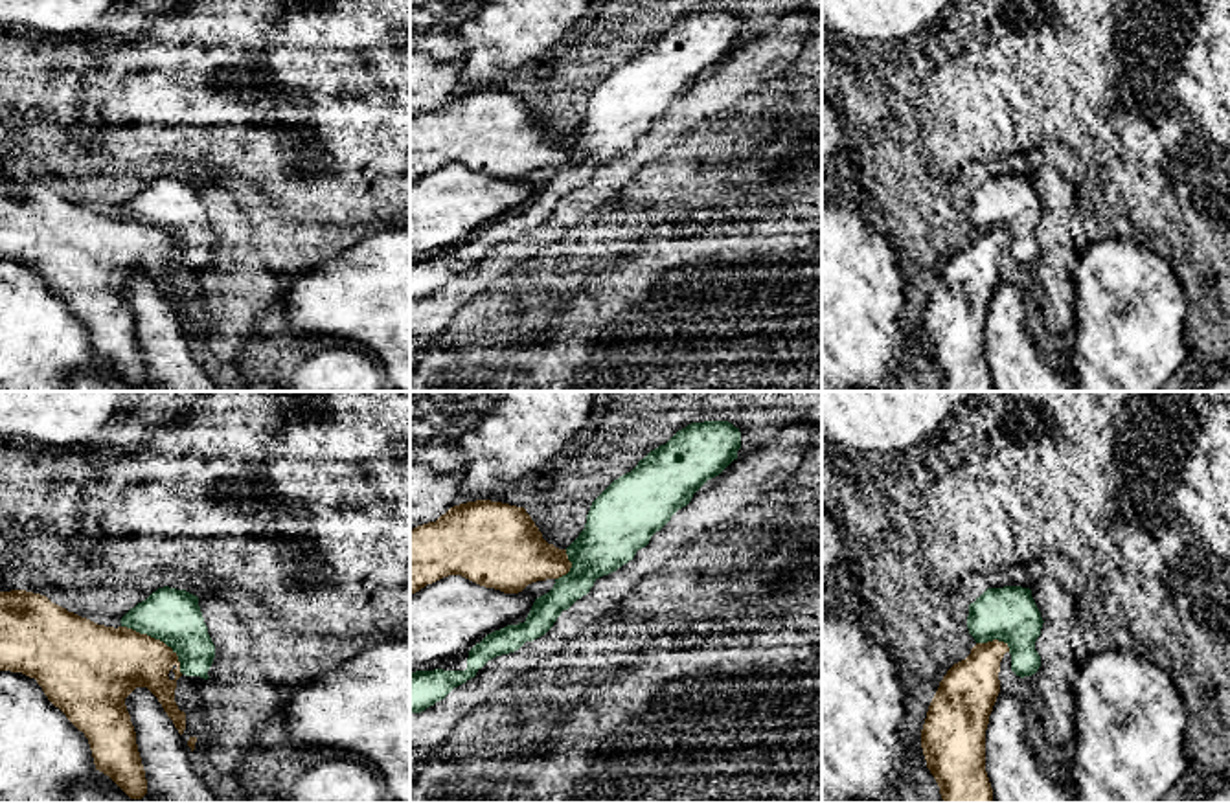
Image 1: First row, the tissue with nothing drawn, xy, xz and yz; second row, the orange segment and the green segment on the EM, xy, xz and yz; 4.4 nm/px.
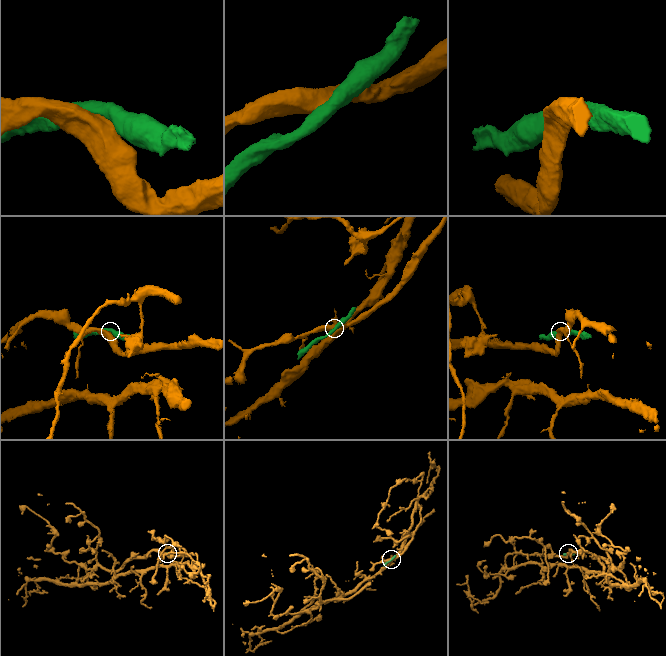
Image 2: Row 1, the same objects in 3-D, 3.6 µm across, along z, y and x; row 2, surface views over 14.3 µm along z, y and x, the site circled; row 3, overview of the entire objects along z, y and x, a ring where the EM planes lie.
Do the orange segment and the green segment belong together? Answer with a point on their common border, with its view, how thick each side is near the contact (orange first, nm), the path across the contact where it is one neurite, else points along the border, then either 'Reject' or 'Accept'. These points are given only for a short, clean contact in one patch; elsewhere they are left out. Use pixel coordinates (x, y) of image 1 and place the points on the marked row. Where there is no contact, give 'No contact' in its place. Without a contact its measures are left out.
Touches orange at xy (159, 640). Thickness 320 nm (orange) against 240 nm. Reject

